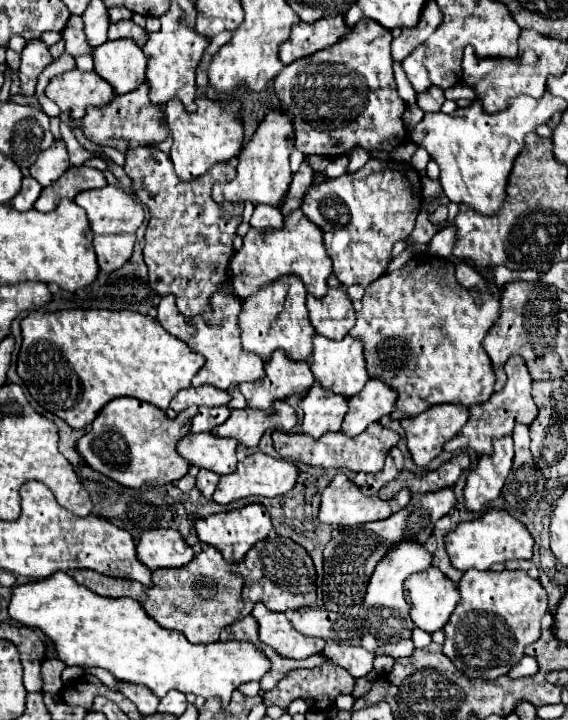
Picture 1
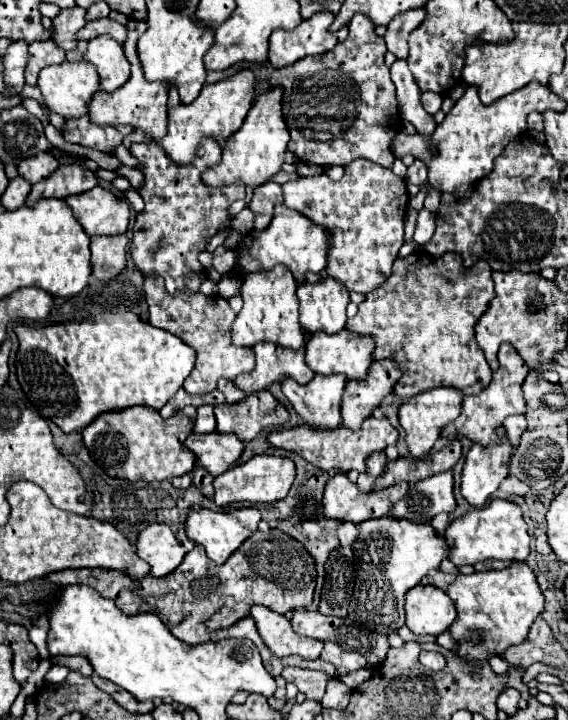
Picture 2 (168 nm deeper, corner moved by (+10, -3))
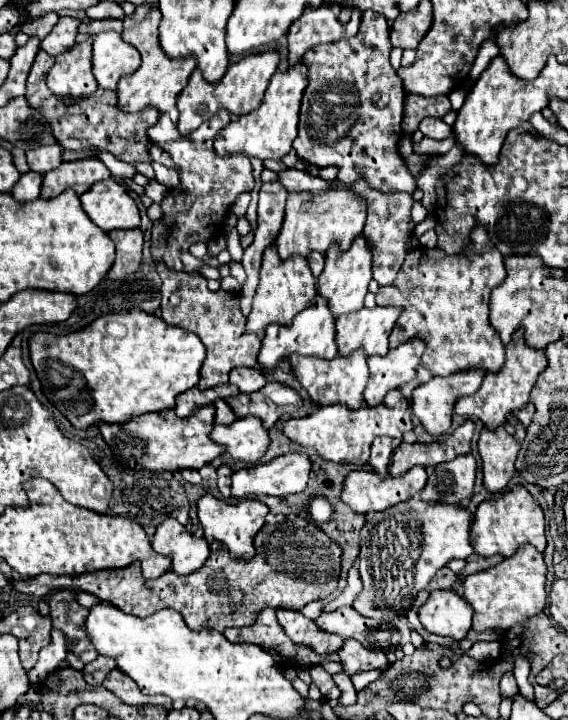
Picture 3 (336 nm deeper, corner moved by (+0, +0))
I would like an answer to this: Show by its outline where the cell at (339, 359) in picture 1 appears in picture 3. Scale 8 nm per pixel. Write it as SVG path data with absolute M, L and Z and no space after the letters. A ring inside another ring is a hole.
M396 307L360 309L356 313L336 319L336 343L338 353L348 357L356 349L364 349L368 355L388 353L388 335L400 315Z

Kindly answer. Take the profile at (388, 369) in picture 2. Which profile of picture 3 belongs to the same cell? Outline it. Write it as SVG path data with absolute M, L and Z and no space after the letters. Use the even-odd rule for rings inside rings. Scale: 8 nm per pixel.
M412 339L390 349L386 357L368 357L370 379L364 389L364 405L370 409L380 405L388 391L410 381L416 375L422 353L424 343L420 339Z

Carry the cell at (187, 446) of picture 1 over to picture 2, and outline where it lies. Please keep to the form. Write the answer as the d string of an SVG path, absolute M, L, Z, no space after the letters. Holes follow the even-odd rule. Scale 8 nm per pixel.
M190 434L186 438L186 448L196 454L198 464L202 464L212 476L226 472L244 452L244 442L234 434Z

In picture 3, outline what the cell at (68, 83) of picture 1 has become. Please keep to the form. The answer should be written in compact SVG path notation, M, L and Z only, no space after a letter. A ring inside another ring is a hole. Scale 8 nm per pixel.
M92 39L56 57L56 65L48 71L48 87L54 95L72 101L90 97L98 89L92 73Z

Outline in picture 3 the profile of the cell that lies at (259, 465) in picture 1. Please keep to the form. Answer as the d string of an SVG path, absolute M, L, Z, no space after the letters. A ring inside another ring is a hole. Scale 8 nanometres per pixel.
M286 453L280 457L274 457L266 463L256 463L252 467L238 469L232 475L232 497L242 499L246 495L274 495L274 497L286 497L292 493L300 493L306 489L310 475L310 459L306 453Z

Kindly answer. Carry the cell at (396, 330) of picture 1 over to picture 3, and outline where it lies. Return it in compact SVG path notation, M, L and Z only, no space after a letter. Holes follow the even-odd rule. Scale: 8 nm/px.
M484 227L472 231L472 243L460 255L446 255L438 247L416 247L408 251L396 281L378 289L376 303L380 307L402 309L390 333L390 349L412 339L422 339L426 343L422 365L416 375L420 383L468 369L482 369L484 373L502 369L506 361L504 345L488 321L488 303L492 289L498 287L504 277L504 257L490 243Z

